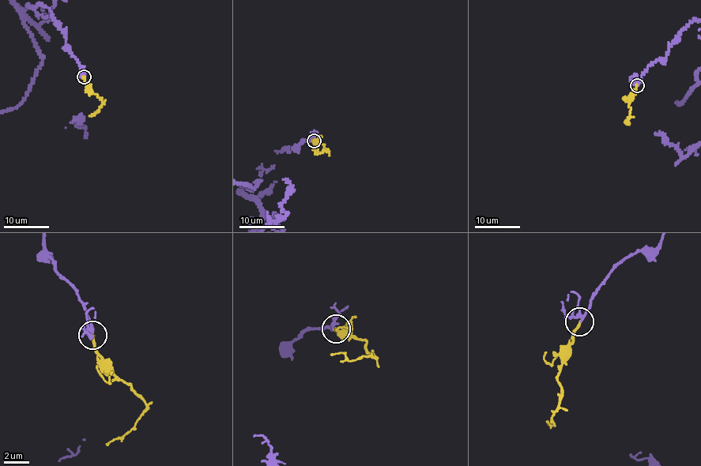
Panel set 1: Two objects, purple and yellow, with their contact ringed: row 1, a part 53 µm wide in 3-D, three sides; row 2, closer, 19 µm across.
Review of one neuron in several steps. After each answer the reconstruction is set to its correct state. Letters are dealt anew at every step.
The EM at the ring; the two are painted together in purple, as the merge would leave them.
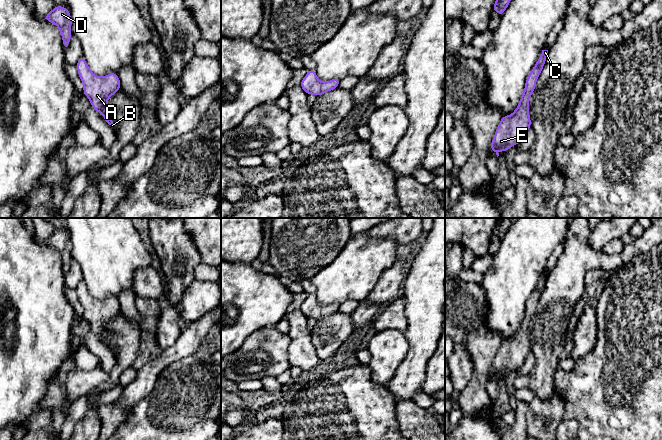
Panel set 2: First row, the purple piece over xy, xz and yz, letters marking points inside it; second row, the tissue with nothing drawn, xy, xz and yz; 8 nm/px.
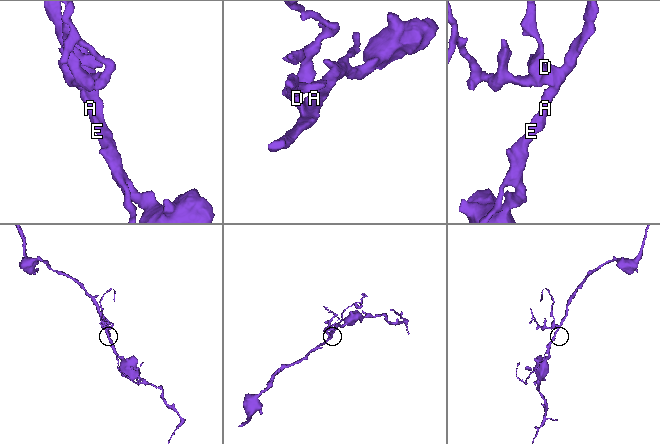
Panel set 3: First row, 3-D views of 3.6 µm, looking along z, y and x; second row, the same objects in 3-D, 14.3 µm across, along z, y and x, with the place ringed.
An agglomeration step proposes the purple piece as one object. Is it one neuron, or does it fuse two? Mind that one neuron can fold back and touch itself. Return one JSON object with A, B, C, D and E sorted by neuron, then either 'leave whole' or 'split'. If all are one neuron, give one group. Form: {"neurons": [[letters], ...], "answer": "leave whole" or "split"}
{"neurons": [["A", "B", "C", "D", "E"]], "answer": "leave whole"}

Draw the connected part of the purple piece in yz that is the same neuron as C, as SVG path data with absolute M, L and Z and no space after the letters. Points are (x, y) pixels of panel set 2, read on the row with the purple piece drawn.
M542 50L537 63L526 80L525 89L516 110L511 115L503 116L495 131L490 149L496 152L497 157L500 150L508 151L511 146L520 143L531 127L529 100L536 87L536 81L541 70L545 65L547 54L548 50Z

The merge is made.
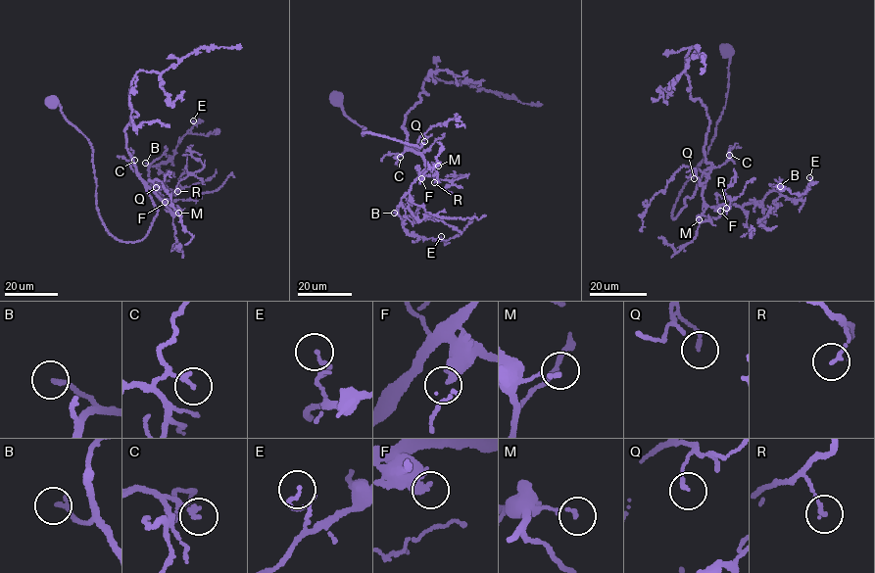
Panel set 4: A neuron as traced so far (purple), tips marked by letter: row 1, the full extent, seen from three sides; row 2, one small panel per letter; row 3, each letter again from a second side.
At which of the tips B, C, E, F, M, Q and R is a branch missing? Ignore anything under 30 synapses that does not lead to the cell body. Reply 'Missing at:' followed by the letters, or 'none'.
Missing at: none

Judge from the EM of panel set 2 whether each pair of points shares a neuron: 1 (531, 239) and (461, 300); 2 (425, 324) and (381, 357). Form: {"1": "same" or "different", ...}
{"1": "different", "2": "different"}

